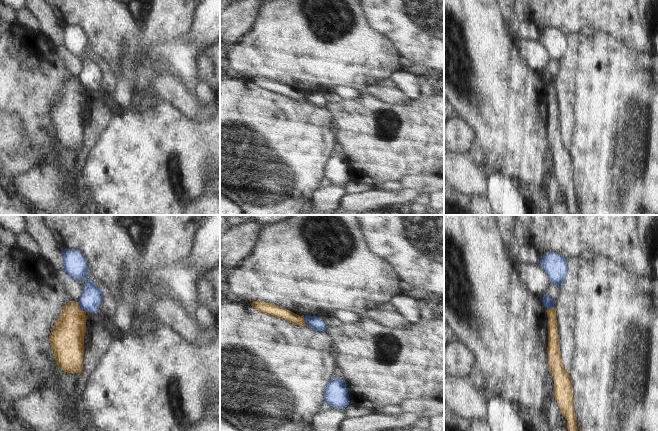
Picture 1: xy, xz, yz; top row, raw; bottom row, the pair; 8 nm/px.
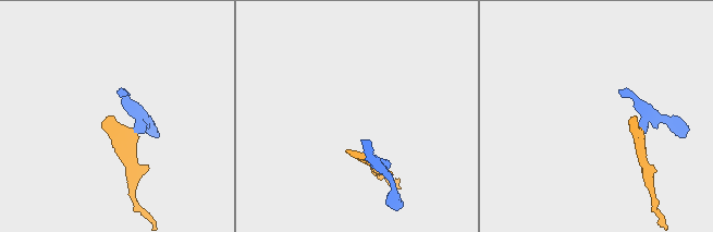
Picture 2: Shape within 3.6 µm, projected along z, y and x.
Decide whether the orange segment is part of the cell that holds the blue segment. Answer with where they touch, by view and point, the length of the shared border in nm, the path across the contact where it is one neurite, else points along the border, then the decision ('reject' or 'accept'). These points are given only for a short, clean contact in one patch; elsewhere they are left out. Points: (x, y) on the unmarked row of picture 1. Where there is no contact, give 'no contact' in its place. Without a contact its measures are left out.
xy (80, 83) | 110 nm | along xy (77, 78), (85, 88) | reject

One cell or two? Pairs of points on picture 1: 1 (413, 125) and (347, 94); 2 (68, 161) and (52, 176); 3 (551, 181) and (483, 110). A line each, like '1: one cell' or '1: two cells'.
1: two cells
2: two cells
3: two cells

